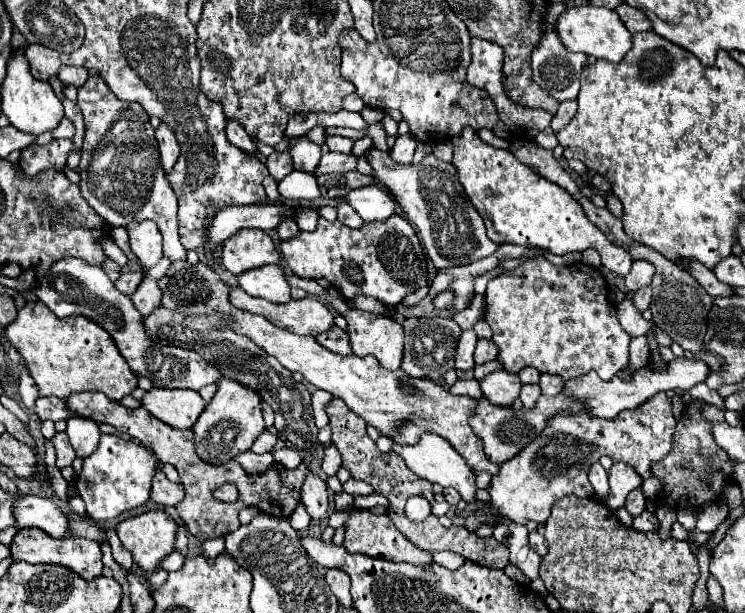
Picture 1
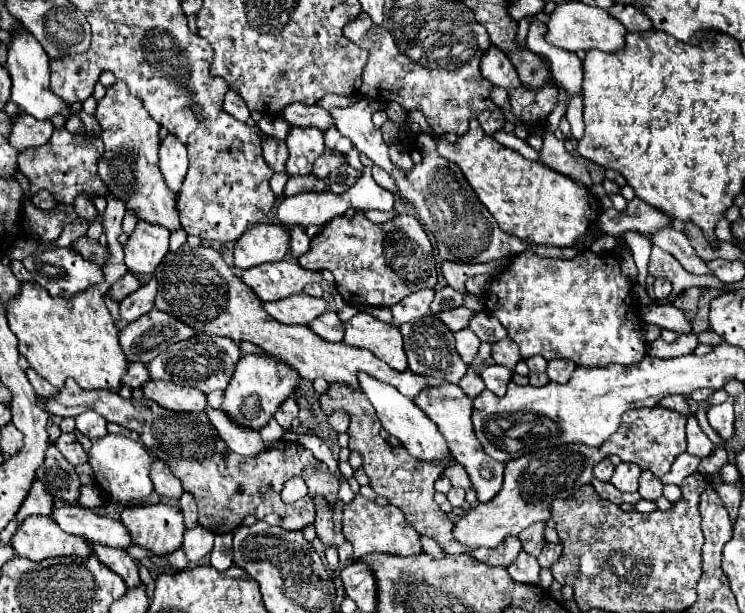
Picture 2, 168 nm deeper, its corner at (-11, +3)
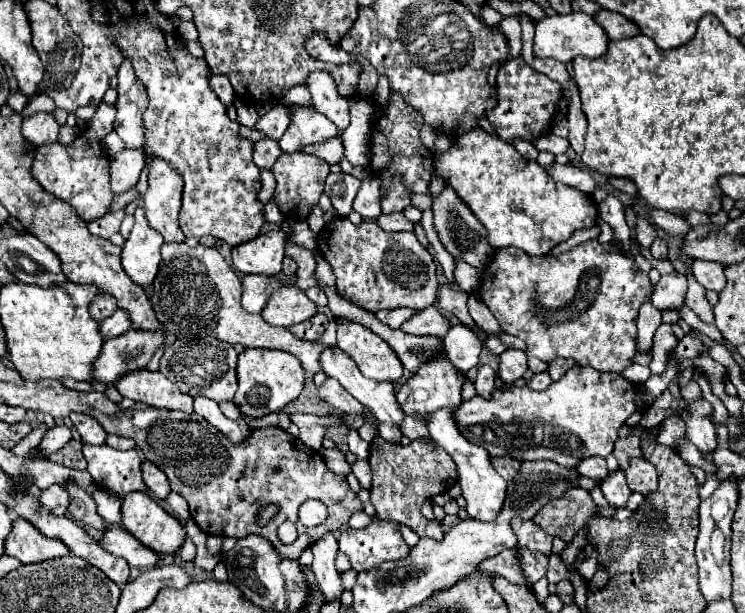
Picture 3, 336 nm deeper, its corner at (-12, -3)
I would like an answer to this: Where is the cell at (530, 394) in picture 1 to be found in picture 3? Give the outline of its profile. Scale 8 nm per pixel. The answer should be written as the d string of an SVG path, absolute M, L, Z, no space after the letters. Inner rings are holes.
M542 372L542 374L534 374L534 376L532 376L532 380L528 382L528 388L532 388L532 390L544 390L544 388L548 388L550 384L552 384L552 380L550 380L548 372Z

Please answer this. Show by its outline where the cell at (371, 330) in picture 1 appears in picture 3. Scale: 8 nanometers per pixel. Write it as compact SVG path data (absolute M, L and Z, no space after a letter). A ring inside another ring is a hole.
M340 320L336 346L346 352L370 380L398 382L404 376L404 366L388 342L362 324Z

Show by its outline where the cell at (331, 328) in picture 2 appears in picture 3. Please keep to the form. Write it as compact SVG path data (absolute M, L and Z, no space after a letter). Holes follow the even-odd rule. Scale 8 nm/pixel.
M318 312L314 318L310 318L308 322L300 322L300 324L296 324L296 326L290 326L288 330L290 332L294 332L298 338L302 338L302 340L318 340L322 334L324 334L324 330L326 330L326 326L328 326L328 316L326 314L322 314L322 312Z

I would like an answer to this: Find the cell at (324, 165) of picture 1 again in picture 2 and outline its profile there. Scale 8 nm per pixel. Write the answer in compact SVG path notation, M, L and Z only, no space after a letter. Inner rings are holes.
M323 154L313 164L313 176L325 178L329 172L333 172L335 168L339 168L341 164L345 164L345 156L335 156L335 154L329 154L327 156L327 154Z

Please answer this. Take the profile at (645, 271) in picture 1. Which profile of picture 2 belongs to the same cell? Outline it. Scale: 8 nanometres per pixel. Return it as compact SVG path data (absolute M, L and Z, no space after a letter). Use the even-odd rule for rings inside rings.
M655 248L651 250L651 260L649 260L649 274L653 278L659 278L659 276L667 276L671 282L673 282L673 296L677 296L679 292L683 292L683 288L693 288L693 286L715 286L715 288L723 288L725 284L719 282L717 278L713 278L711 274L707 276L695 276L695 274L689 274L685 272L683 266L677 264L677 260L663 252L661 248Z

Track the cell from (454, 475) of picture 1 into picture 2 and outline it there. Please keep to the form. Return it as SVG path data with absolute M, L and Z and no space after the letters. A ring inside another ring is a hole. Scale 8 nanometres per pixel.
M359 372L359 388L367 396L371 406L375 408L377 418L383 424L383 428L391 436L399 438L411 456L419 460L439 460L443 462L443 466L447 464L447 460L451 460L451 452L447 450L445 438L441 436L439 428L411 400L407 400L397 388L391 388L391 384L375 380L373 376L367 376L365 372Z

